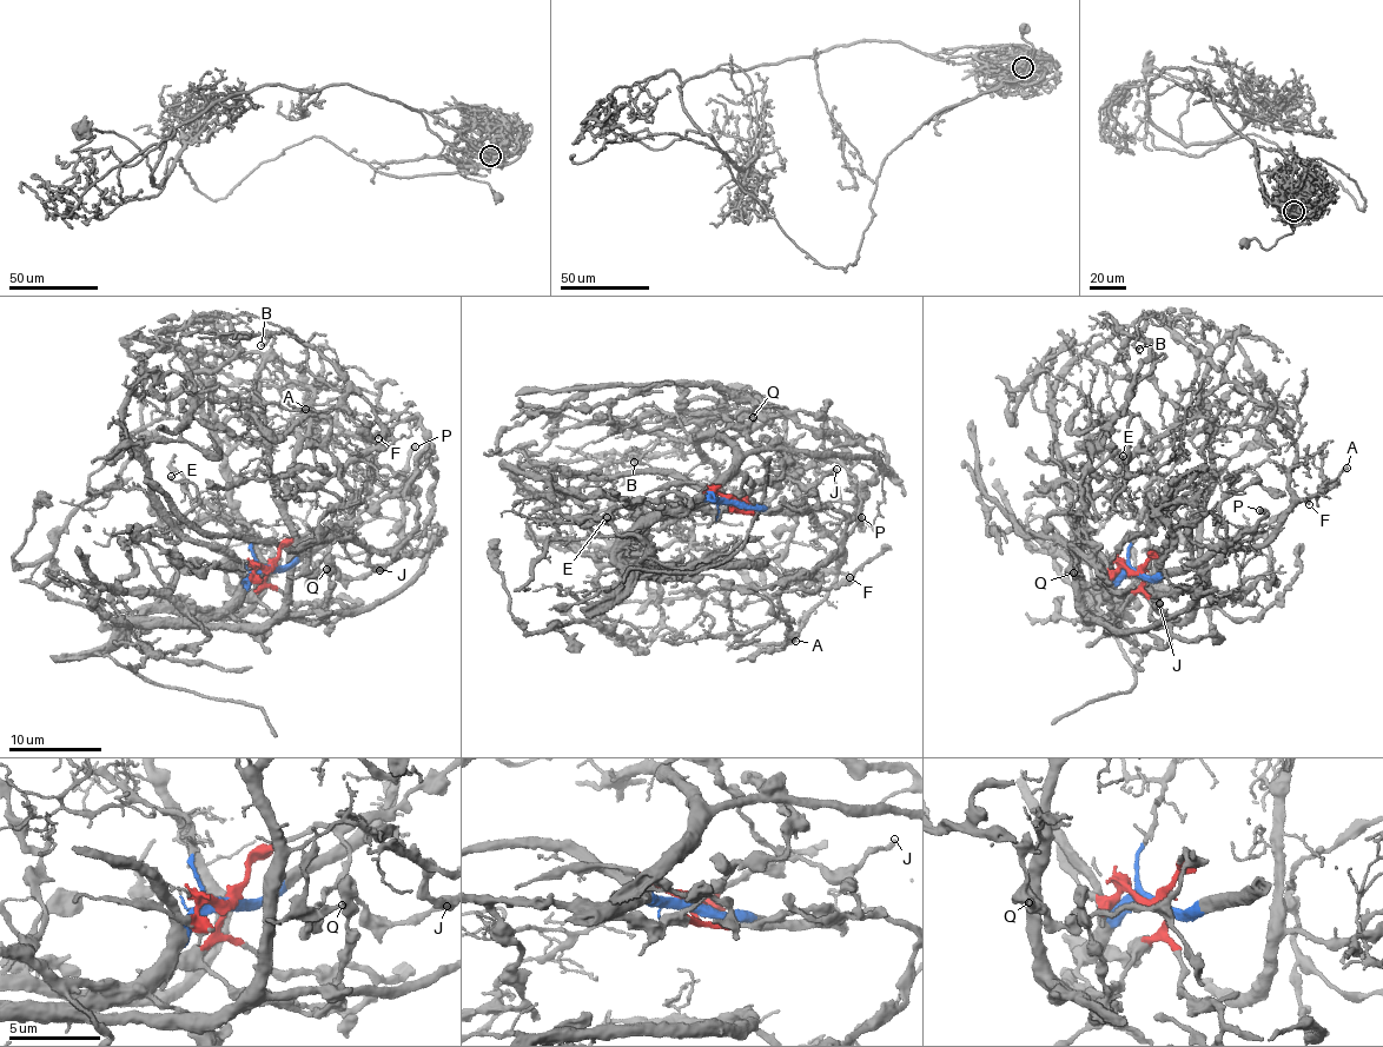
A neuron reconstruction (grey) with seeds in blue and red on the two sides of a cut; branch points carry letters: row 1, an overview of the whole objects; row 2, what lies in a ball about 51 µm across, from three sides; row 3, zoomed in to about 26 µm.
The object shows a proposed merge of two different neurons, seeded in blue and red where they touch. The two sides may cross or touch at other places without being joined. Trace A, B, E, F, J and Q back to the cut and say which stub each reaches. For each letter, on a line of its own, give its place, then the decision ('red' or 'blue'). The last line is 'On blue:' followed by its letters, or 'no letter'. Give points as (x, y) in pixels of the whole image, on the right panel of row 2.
A: place (1347, 468); blue
B: place (1139, 349); blue
E: place (1123, 456); blue
F: place (1309, 504); blue
J: place (1159, 603); red
Q: place (1073, 572); red
On blue: A, B, E, F

